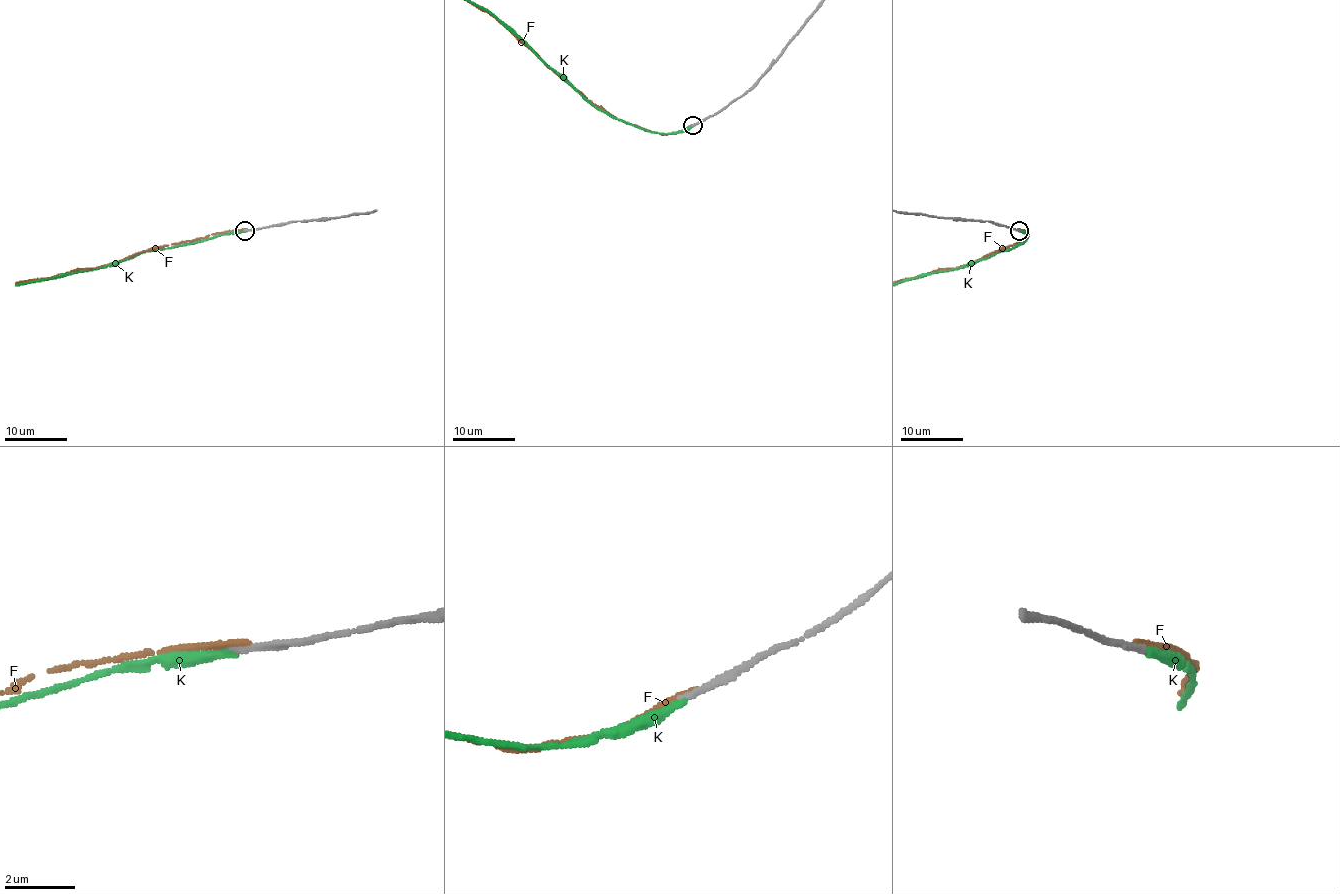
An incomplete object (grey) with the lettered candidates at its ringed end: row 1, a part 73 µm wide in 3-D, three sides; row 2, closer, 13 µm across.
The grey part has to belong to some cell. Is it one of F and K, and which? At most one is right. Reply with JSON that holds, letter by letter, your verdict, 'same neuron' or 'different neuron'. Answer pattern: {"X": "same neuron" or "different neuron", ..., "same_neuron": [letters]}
{"F": "different neuron", "K": "same neuron", "same_neuron": ["K"]}

